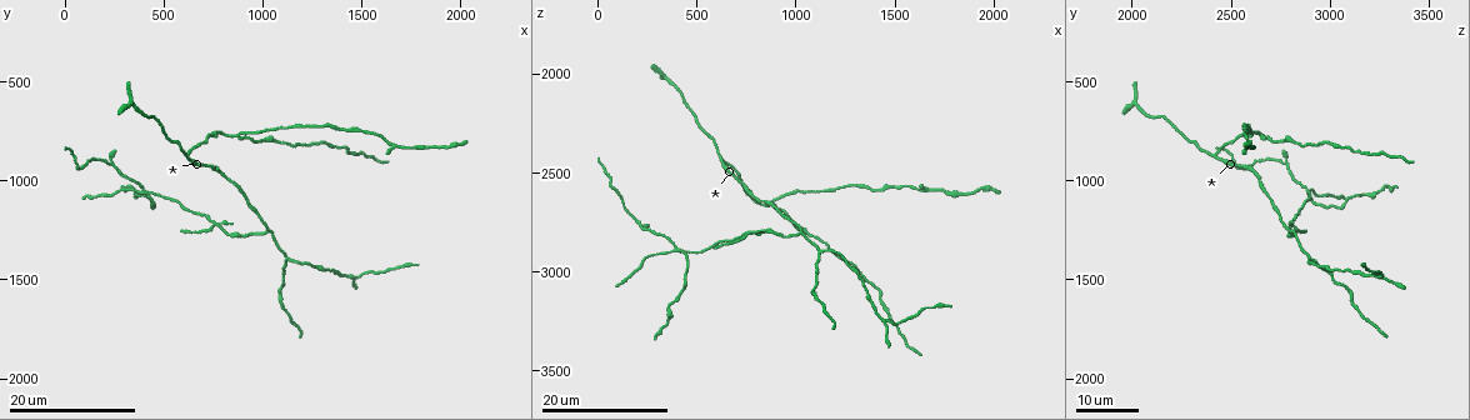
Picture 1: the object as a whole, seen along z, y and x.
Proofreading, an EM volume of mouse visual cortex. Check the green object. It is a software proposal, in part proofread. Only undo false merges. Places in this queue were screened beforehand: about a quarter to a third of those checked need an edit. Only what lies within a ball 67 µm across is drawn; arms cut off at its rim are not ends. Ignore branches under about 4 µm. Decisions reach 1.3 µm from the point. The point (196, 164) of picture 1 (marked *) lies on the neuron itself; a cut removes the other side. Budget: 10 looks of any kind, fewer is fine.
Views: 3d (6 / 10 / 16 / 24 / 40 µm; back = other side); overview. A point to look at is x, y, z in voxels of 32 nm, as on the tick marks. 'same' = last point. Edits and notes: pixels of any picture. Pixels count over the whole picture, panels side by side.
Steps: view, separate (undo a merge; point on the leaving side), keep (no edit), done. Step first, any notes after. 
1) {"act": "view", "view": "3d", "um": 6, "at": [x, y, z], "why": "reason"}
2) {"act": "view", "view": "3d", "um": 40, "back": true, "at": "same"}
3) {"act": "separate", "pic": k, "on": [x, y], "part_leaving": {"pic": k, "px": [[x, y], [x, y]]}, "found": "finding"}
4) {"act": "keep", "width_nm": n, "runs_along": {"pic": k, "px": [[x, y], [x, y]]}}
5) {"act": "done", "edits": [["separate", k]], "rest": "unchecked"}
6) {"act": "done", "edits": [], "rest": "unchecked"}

{"act": "view", "view": "3d", "um": 24, "at": [1450, 1490, 3250], "why": "a fork"}

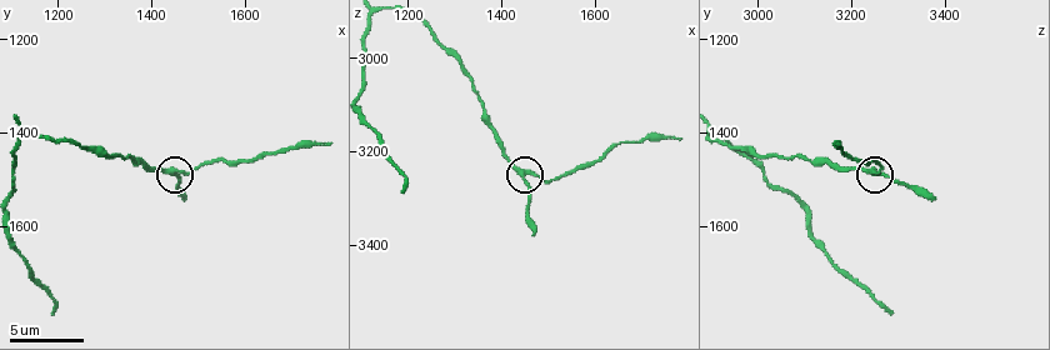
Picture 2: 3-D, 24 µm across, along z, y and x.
{"act": "view", "view": "3d", "um": 6, "at": [1450, 1480, 3250]}

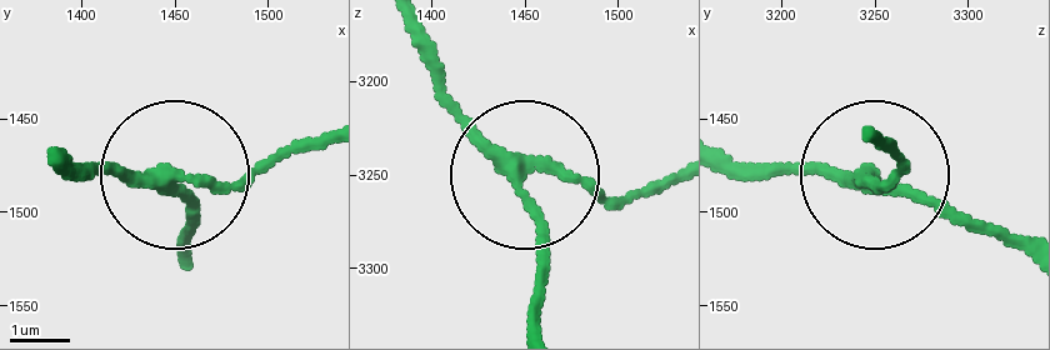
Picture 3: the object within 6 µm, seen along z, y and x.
{"act": "keep", "side_arm_um": 5, "runs_along": {"pic": 3, "px": [[51, 168], [171, 183], [185, 256]]}, "found": "continuous, no second neuron"}

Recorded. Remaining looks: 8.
{"act": "view", "view": "3d", "um": 10, "at": [1355, 1450, 3095]}

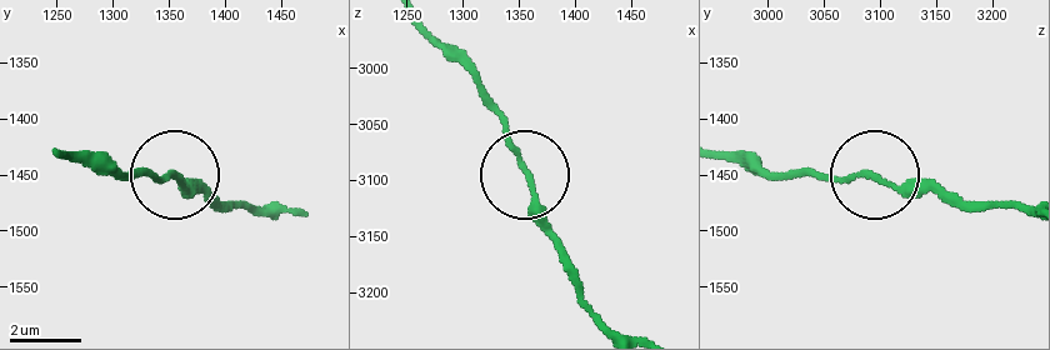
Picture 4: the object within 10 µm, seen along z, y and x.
{"act": "keep", "runs_along": {"pic": 4, "px": [[58, 150], [90, 153], [124, 176], [168, 176], [213, 195]]}, "found": "all the same neuron"}

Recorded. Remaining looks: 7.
{"act": "view", "view": "3d", "um": 24, "at": [1030, 1250, 2820]}

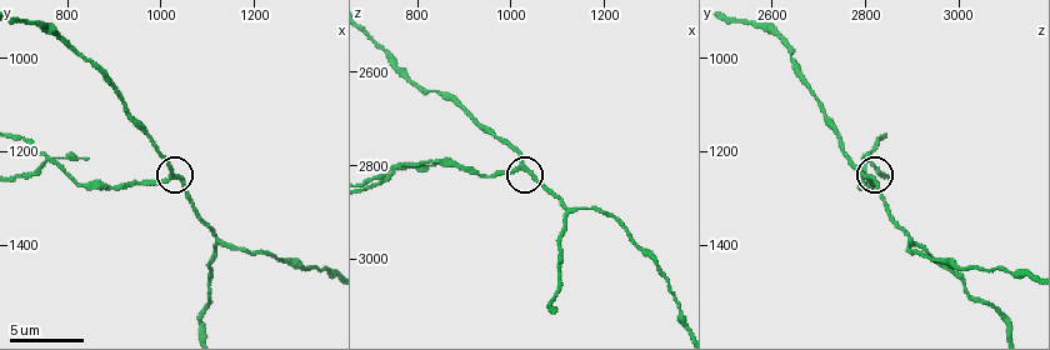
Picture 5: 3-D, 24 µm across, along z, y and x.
{"act": "view", "view": "3d", "um": 10, "at": [1025, 1260, 2805]}

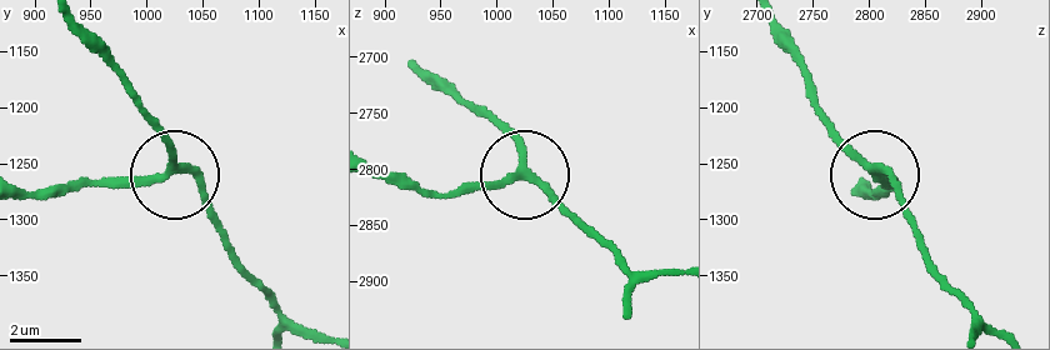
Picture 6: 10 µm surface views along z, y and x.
{"act": "keep", "arms": 3, "found": "all the same neuron"}

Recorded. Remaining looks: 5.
{"act": "view", "view": "3d", "um": 10, "at": [755, 1215, 2800], "why": "four arms meet"}

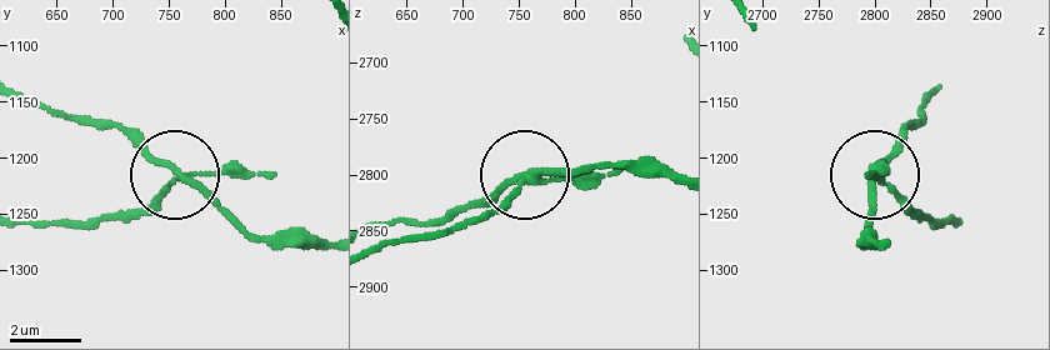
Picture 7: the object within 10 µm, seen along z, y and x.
{"act": "separate", "pic": 7, "on": [236, 164], "part_leaving": {"pic": 7, "px": [[178, 180], [144, 204], [81, 225], [28, 225]]}, "found": "two neurons meet here"}

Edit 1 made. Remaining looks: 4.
{"act": "view", "view": "3d", "um": 24, "at": [620, 870, 2420], "why": "branch point"}

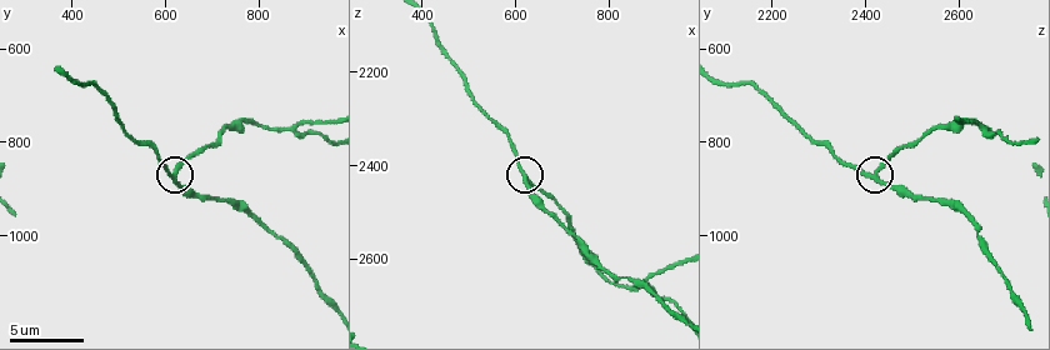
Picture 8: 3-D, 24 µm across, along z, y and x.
{"act": "view", "view": "3d", "um": 6, "at": [615, 860, 2425]}

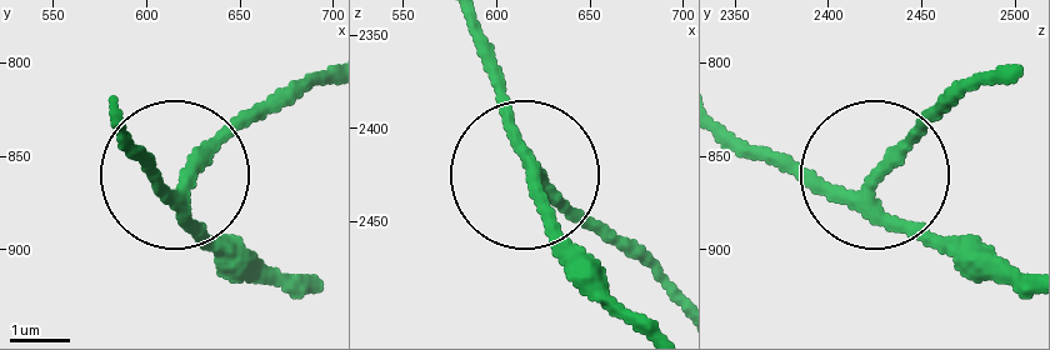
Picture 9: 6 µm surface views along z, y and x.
{"act": "keep", "side_arm_um": 23, "runs_along": {"pic": 9, "px": [[261, 279], [201, 229], [181, 189], [131, 160]]}, "found": "one neuron here"}

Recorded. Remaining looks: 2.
{"act": "done", "edits": [["separate", 7]], "rest": "unchecked"}

